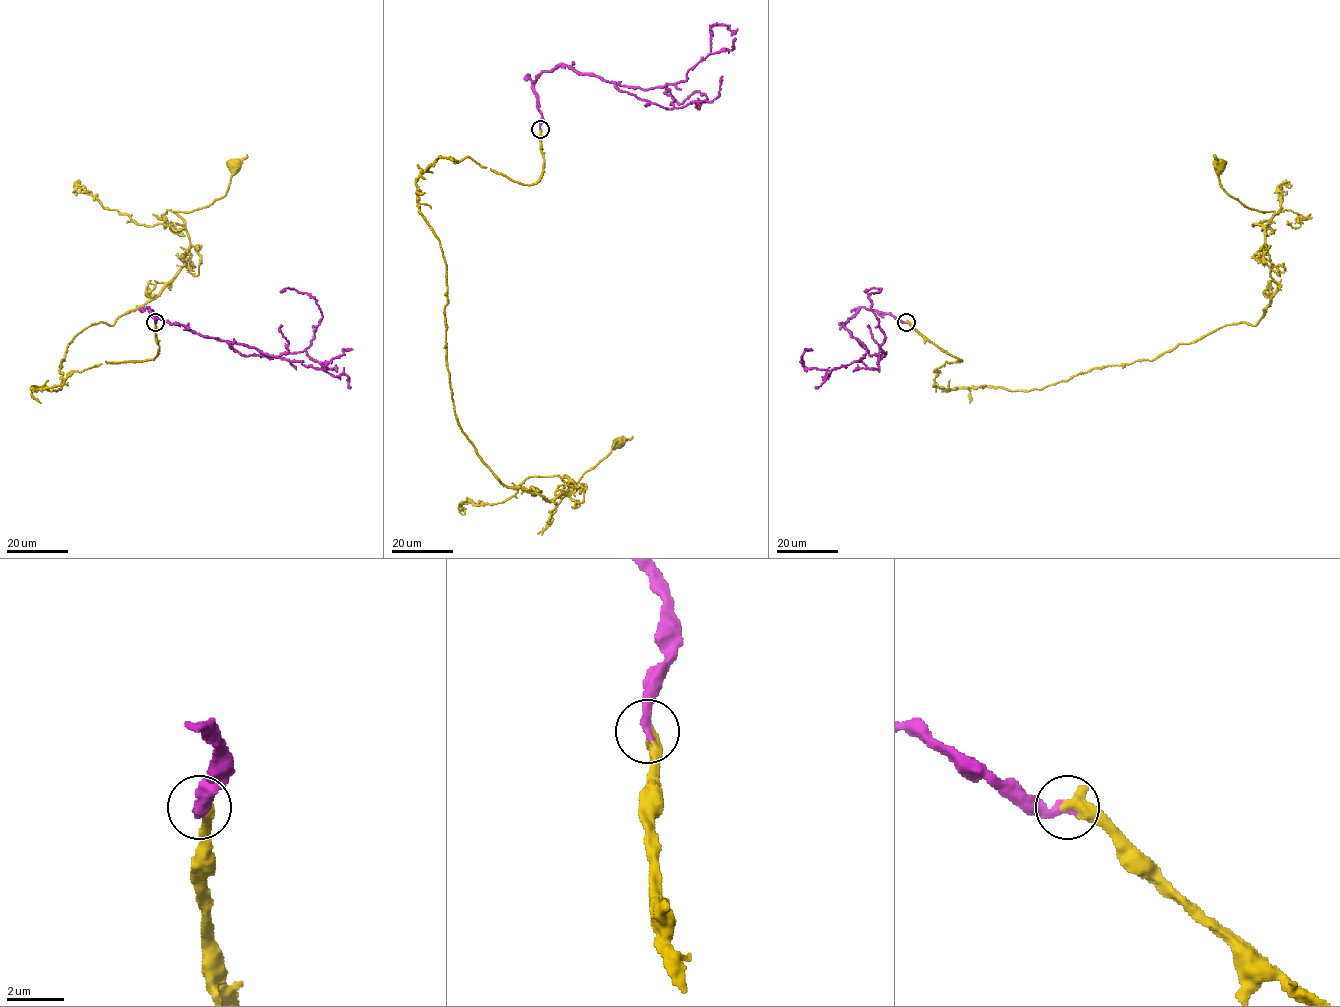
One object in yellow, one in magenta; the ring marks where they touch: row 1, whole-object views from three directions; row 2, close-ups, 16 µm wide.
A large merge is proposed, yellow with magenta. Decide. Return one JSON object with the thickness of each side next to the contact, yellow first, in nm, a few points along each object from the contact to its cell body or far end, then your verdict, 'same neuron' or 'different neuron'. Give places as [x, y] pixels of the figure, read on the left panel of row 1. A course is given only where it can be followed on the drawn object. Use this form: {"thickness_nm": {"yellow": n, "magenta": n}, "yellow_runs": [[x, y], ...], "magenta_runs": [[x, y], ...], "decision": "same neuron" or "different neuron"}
{"thickness_nm": {"yellow": 480, "magenta": 360}, "yellow_runs": [[155, 322], [150, 359], [31, 388], [61, 388], [78, 333], [175, 275], [175, 212], [222, 198], [233, 165]], "magenta_runs": [[155, 322], [149, 307], [246, 356], [299, 353], [322, 312], [304, 293], [280, 291]], "decision": "same neuron"}

